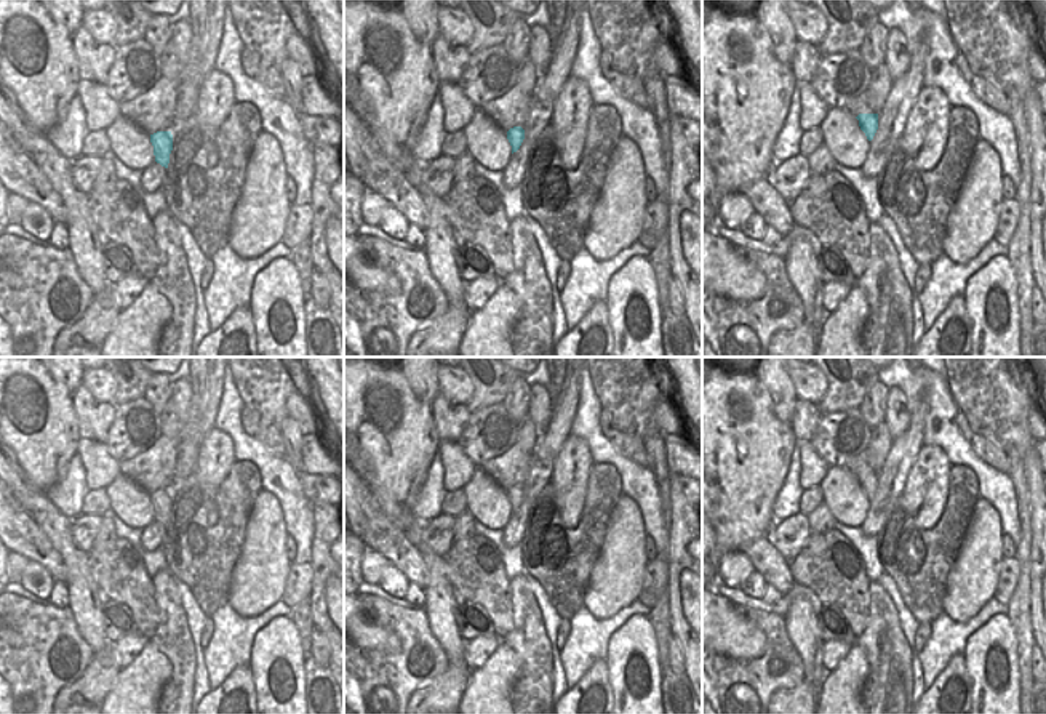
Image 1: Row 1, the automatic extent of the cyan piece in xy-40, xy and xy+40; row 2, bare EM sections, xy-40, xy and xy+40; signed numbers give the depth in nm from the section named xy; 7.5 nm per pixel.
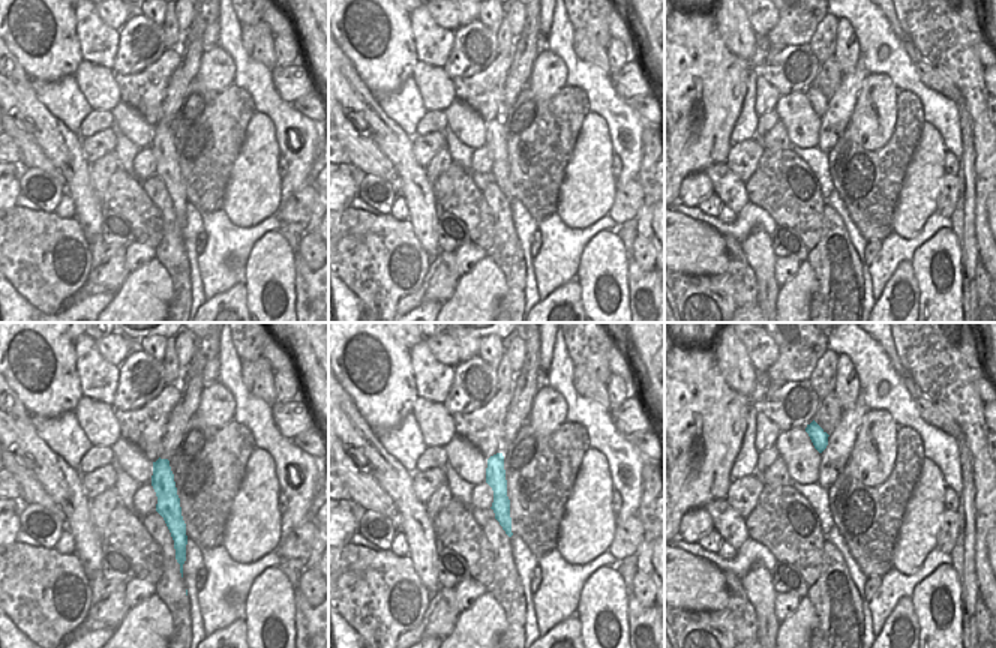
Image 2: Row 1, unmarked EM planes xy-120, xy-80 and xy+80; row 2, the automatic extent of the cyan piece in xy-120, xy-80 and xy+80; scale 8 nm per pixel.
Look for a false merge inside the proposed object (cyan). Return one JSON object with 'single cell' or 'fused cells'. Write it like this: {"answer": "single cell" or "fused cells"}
{"answer": "single cell"}

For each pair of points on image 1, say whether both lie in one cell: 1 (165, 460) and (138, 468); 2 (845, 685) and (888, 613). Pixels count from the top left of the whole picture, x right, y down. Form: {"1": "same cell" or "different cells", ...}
{"1": "same cell", "2": "different cells"}

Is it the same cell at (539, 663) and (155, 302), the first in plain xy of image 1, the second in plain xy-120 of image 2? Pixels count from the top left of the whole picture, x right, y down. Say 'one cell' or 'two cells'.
two cells

